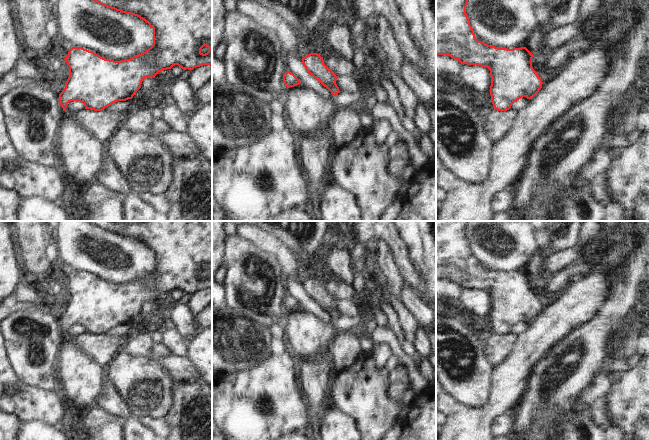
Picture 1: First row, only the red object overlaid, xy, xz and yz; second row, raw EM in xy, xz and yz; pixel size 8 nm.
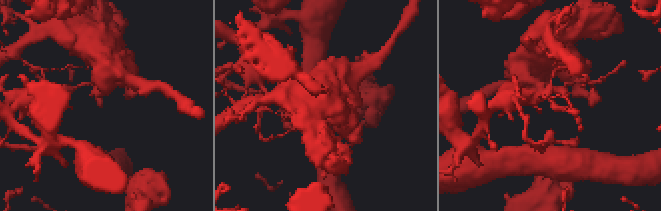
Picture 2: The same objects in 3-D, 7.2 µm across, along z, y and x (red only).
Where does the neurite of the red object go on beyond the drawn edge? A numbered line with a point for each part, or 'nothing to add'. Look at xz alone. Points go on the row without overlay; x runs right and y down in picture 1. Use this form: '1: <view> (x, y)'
nothing to add

